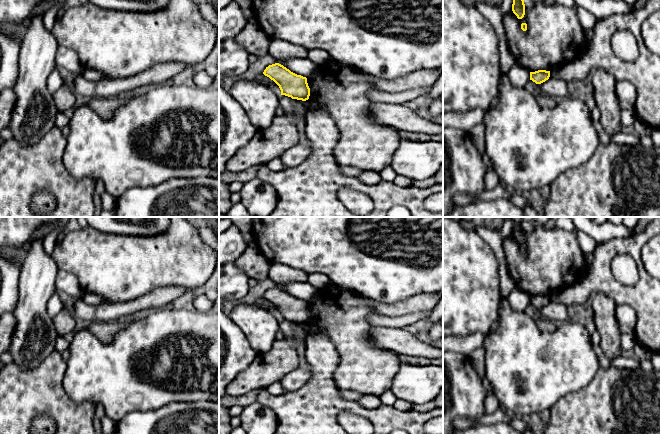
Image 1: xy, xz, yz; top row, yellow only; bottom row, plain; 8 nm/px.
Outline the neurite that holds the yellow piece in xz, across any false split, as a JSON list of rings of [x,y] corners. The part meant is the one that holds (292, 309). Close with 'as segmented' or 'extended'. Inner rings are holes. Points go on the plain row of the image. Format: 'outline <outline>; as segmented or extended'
outline [[[279,287],[266,291],[263,298],[279,310],[281,319],[302,325],[309,323],[310,312],[306,301],[291,296]]]; as segmented

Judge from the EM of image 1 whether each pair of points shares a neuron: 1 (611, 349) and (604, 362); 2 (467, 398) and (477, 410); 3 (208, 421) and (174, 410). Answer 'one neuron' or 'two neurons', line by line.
1: two neurons
2: one neuron
3: one neuron

